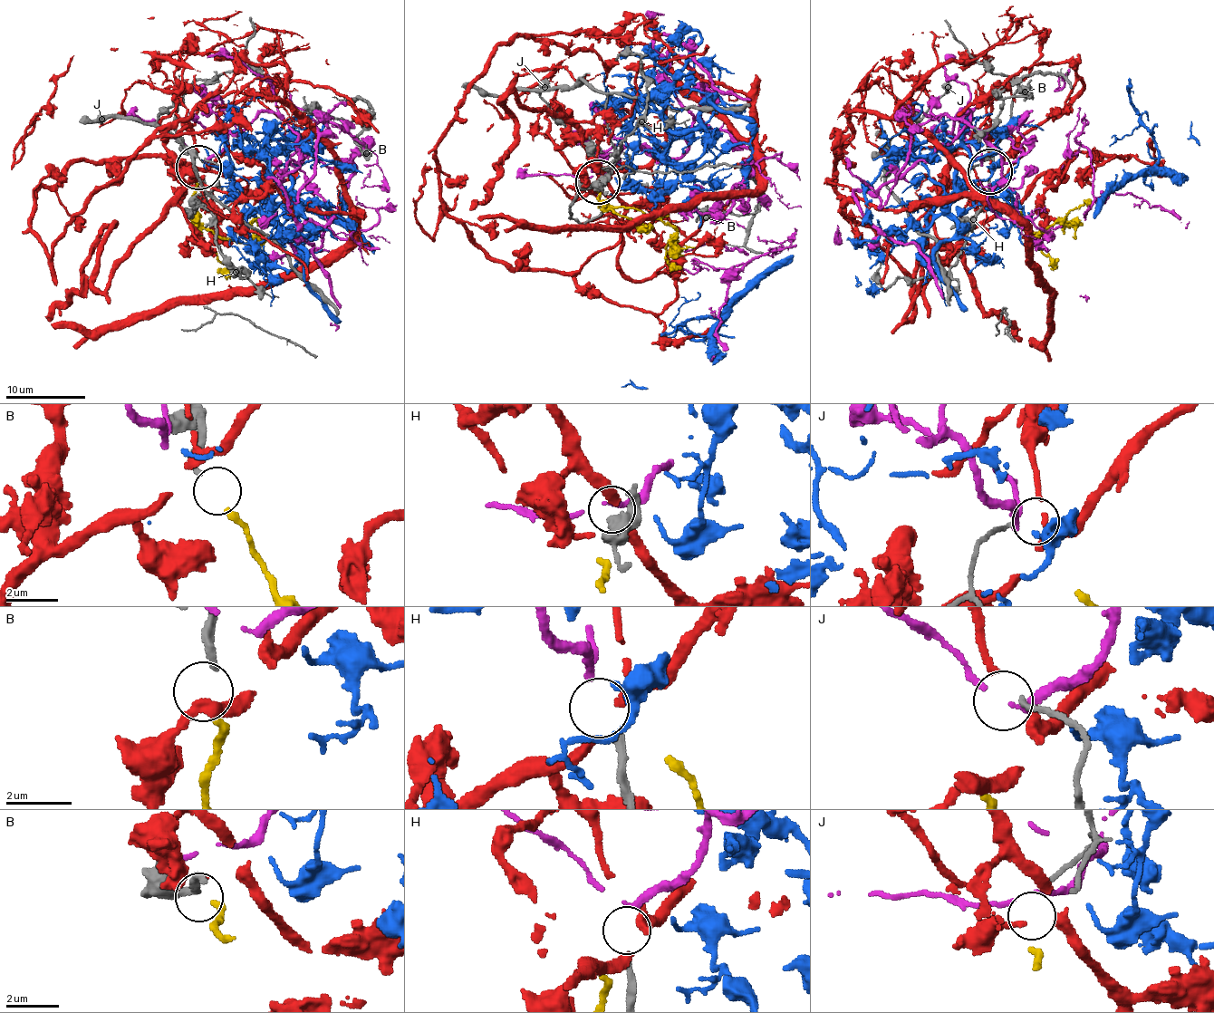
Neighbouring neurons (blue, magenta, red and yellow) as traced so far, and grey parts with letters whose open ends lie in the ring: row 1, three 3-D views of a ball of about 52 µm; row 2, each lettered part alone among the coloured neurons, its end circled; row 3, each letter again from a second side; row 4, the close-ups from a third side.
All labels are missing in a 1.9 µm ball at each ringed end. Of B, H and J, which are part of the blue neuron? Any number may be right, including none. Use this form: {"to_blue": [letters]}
{"to_blue": []}

